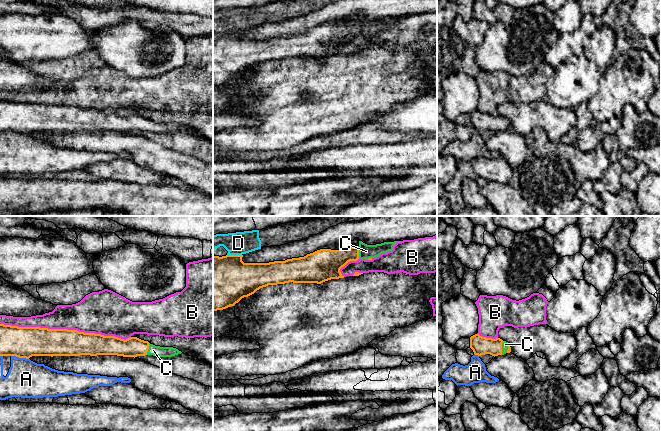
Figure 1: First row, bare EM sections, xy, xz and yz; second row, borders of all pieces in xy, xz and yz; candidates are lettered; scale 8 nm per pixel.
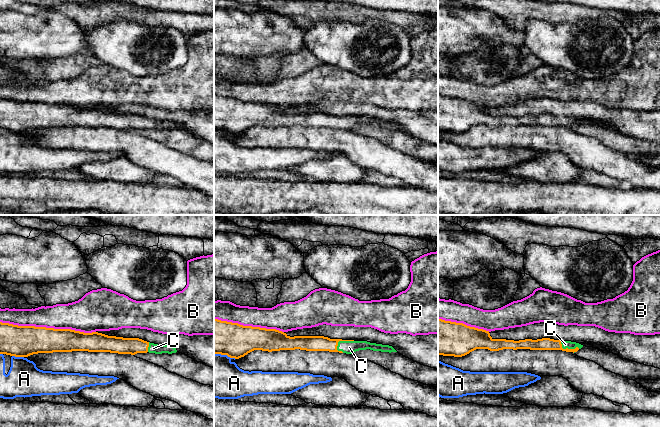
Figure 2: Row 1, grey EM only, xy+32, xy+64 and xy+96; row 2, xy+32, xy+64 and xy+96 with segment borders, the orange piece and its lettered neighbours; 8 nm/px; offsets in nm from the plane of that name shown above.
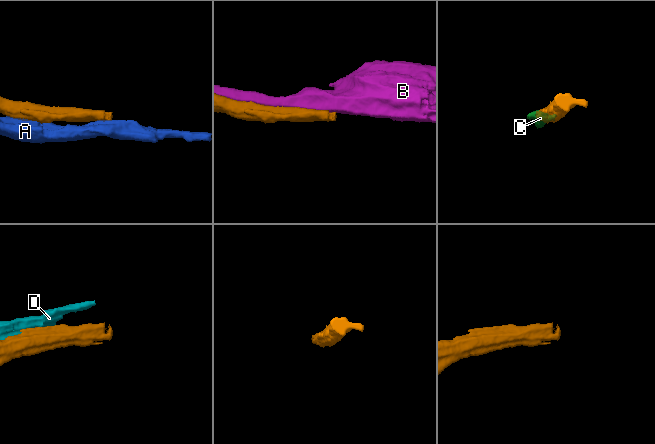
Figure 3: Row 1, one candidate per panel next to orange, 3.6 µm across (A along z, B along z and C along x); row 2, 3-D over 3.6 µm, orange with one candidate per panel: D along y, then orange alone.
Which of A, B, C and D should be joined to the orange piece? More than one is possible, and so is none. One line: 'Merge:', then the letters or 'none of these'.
Merge: C

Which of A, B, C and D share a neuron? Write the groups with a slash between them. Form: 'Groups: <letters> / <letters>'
Groups: A / B / C / D

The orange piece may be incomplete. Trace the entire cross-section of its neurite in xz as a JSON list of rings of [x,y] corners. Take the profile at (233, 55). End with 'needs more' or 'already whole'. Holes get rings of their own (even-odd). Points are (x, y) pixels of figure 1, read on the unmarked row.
[[[359,17],[358,23],[349,23],[343,26],[320,25],[304,33],[269,39],[244,39],[242,37],[243,31],[213,32],[213,87],[234,82],[242,74],[248,73],[268,61],[289,58],[321,60],[331,55],[344,54],[340,45],[348,38],[357,37],[359,34],[372,36],[382,29],[392,27],[397,18],[401,17],[376,21],[367,21]]]; needs more

